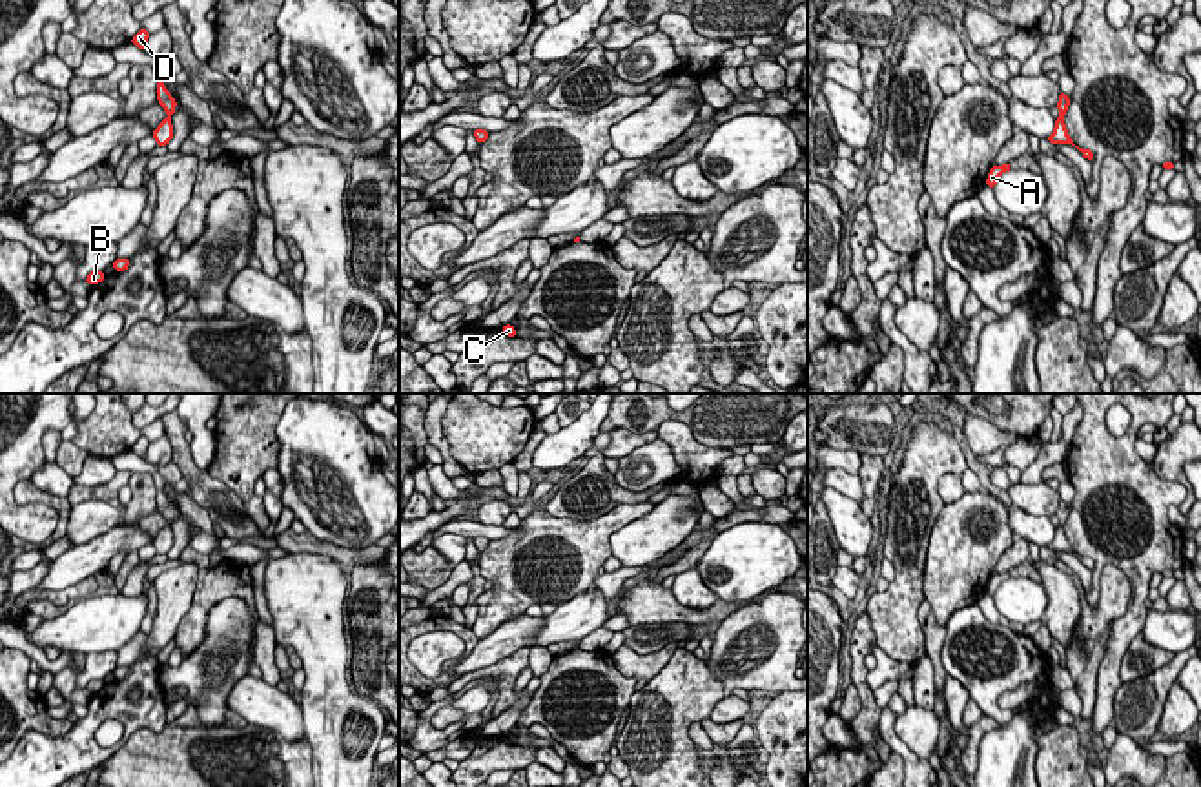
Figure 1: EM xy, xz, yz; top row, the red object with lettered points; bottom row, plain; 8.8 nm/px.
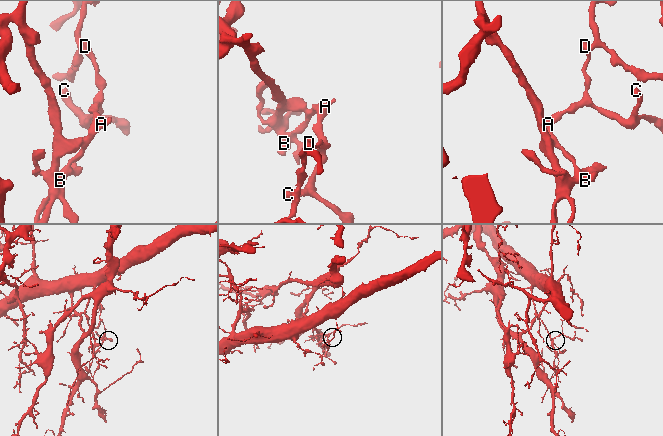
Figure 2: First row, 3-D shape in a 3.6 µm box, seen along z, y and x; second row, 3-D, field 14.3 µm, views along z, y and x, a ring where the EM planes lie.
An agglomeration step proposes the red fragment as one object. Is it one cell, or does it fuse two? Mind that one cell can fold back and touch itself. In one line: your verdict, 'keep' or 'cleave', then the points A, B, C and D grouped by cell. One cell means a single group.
cleave | A C / B D

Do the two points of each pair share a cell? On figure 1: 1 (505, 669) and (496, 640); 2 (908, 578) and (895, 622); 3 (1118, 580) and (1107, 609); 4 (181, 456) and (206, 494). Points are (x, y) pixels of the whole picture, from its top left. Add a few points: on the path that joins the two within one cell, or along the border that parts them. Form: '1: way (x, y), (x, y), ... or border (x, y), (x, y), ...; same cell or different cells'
1: border (529, 647), (520, 647), (482, 669); different cells
2: way (906, 589), (895, 611); same cell
3: way (1116, 587), (1114, 602); same cell
4: way (186, 465), (203, 485); same cell

